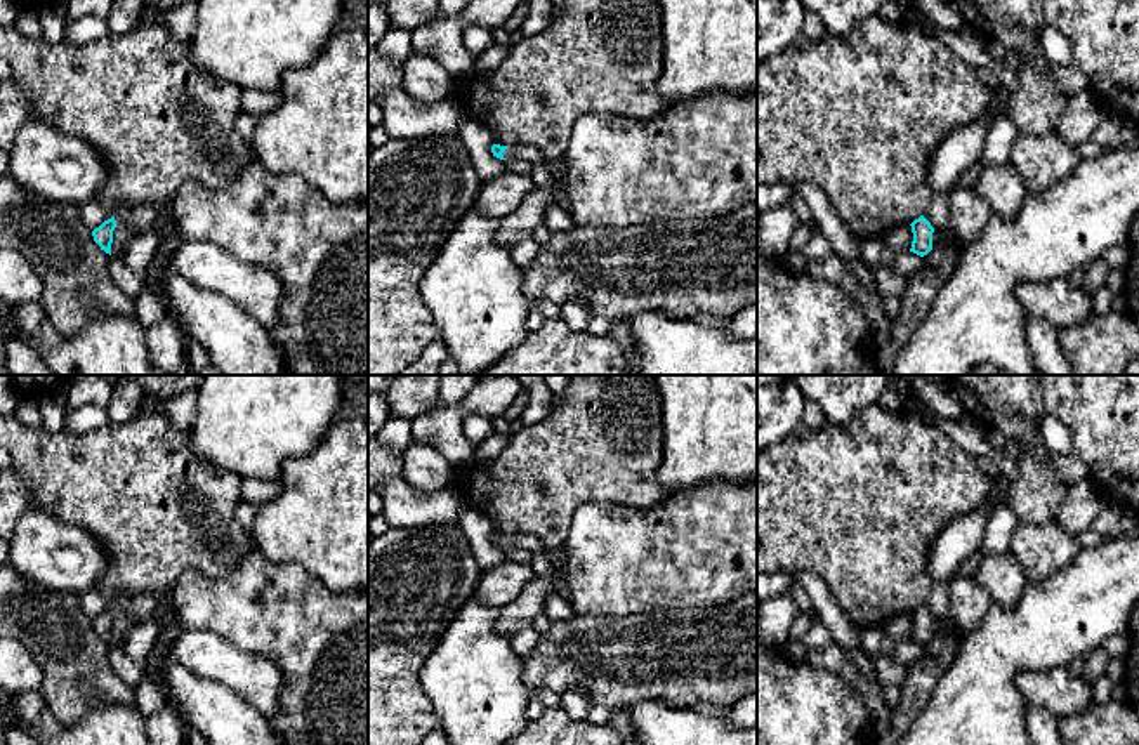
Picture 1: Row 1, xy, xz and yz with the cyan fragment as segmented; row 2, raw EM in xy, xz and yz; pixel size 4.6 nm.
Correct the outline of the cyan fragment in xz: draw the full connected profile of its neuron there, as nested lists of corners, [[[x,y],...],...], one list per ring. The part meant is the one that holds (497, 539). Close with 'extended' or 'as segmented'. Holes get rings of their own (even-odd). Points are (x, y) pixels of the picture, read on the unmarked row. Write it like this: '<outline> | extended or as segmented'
[[[493,533],[491,542],[493,542],[493,545],[497,545],[500,549],[516,547],[516,549],[526,549],[531,554],[538,554],[538,552],[545,551],[543,544],[533,535],[500,535],[500,533]]] | extended

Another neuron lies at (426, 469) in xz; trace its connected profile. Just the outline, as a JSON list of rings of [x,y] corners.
[[[413,441],[403,452],[403,474],[418,493],[434,493],[450,488],[453,465],[436,446]]]

